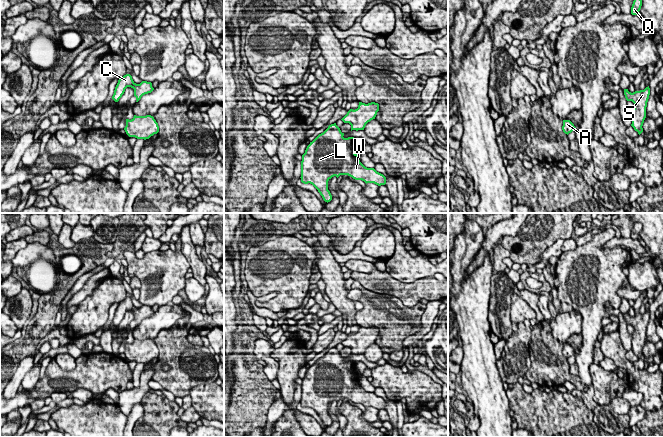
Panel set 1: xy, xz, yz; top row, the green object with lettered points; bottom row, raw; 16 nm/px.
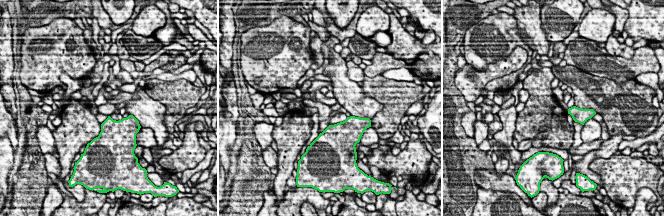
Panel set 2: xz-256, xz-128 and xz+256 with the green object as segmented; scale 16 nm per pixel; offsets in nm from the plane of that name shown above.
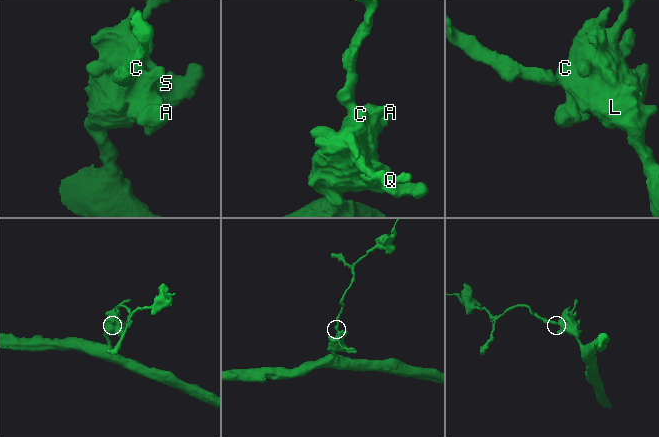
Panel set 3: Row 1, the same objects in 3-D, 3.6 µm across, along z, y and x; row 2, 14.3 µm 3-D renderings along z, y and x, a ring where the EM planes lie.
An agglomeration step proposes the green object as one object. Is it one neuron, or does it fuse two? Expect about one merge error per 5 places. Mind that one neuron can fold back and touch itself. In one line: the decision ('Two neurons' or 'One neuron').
One neuron

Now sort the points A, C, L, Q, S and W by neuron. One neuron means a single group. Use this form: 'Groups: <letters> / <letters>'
Groups: A C L Q S W

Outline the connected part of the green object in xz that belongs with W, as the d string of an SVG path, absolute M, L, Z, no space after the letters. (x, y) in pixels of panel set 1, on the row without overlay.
M336 347L331 348L321 358L319 358L307 370L305 377L302 379L301 385L301 406L304 408L312 408L320 417L325 426L332 424L332 419L328 414L328 405L336 400L348 399L355 404L362 404L366 408L374 407L378 410L386 408L386 401L377 396L374 392L365 391L359 384L357 370L354 361L344 362L344 357Z

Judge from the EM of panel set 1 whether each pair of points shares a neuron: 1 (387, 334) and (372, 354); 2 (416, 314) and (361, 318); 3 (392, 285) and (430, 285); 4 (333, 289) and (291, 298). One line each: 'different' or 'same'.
1: different
2: same
3: same
4: different

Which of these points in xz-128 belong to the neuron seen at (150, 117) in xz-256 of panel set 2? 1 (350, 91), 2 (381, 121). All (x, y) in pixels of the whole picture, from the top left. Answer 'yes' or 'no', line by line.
1: yes
2: no

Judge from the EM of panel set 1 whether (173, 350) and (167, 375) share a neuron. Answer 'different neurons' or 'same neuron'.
same neuron

